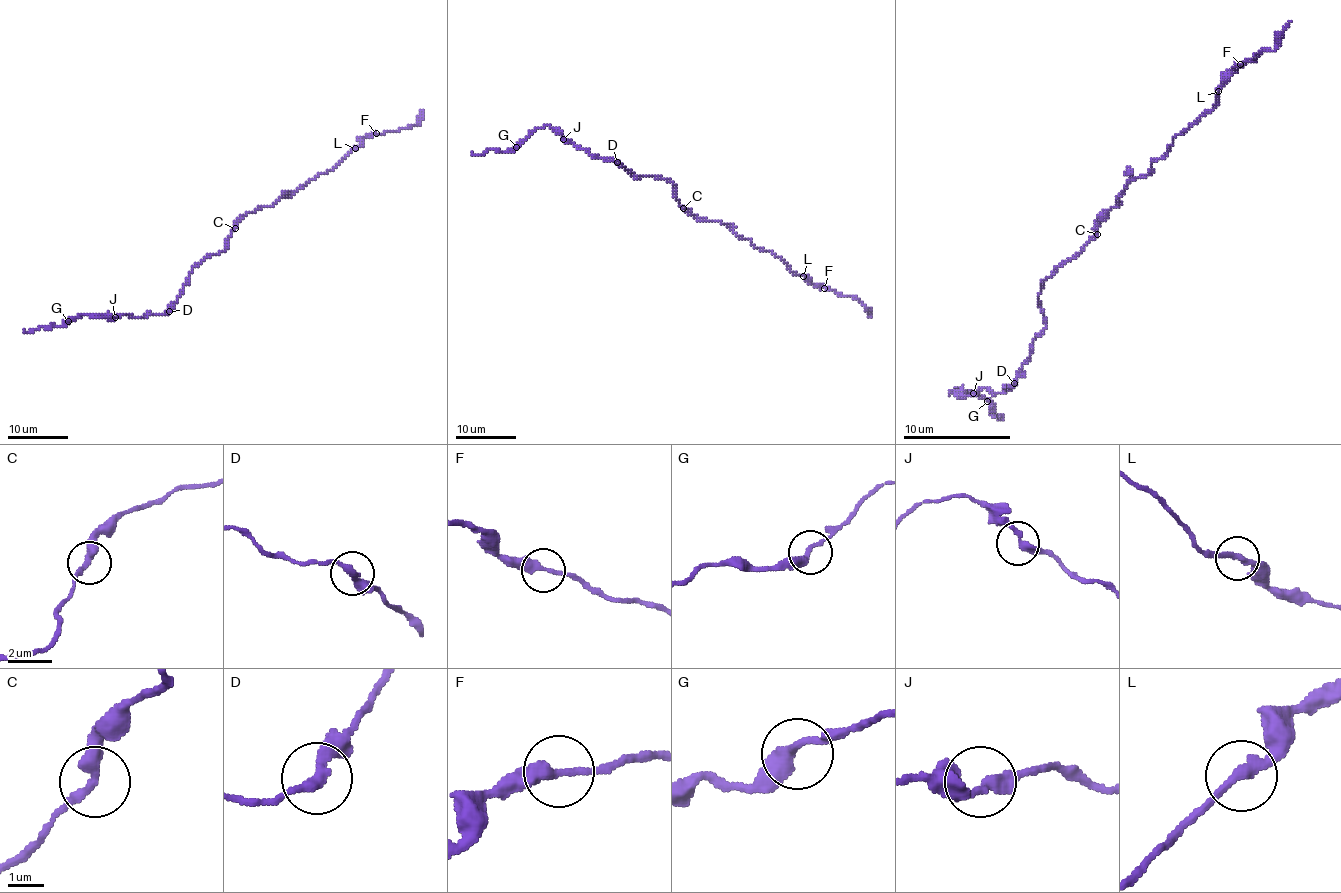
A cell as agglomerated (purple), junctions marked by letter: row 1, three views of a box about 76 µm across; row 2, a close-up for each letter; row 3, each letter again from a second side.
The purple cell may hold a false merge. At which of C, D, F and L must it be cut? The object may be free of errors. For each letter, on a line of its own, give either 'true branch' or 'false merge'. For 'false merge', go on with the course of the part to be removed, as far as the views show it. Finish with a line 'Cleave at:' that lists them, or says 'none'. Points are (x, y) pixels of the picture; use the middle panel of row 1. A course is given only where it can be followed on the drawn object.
C: true branch
D: true branch
F: true branch
L: true branch
Cleave at: none

